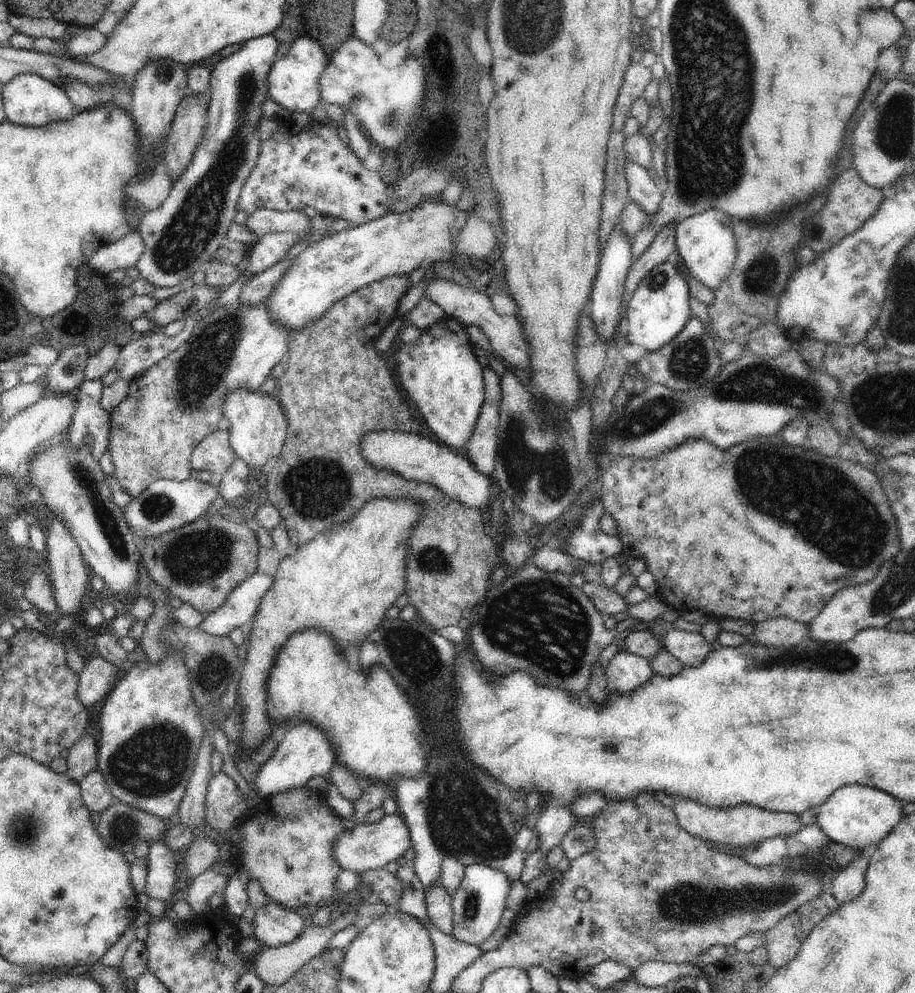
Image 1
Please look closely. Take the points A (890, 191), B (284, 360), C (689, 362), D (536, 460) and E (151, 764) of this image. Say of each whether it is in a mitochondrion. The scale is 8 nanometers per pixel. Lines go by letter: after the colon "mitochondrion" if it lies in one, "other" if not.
A: other
B: other
C: mitochondrion
D: mitochondrion
E: mitochondrion

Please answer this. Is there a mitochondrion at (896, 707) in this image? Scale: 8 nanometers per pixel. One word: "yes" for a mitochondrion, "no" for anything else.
no

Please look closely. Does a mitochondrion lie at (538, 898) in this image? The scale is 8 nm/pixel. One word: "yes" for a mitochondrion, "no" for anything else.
no

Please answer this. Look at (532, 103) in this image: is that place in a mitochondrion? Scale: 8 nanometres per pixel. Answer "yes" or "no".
no

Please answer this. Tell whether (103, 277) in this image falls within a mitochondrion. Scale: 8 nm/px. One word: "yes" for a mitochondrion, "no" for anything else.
no

